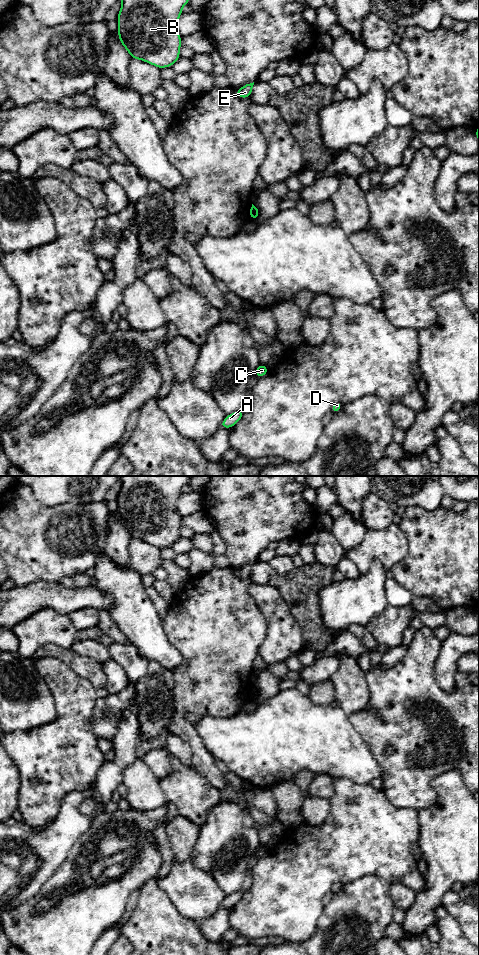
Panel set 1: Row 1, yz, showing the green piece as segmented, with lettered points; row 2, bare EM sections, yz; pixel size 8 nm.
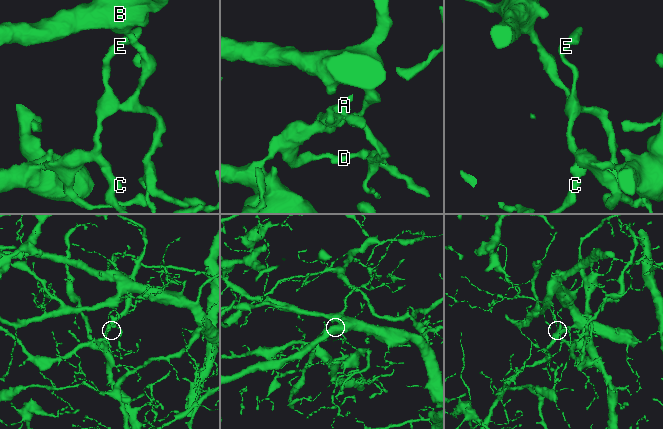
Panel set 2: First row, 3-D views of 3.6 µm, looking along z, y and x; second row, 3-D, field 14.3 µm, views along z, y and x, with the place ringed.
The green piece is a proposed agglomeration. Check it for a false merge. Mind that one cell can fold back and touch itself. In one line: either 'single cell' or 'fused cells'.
fused cells

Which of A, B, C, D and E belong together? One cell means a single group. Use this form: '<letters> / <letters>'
A C D E / B

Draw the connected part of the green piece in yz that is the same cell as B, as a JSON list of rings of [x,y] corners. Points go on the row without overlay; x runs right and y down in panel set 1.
[[[121,476],[122,485],[118,493],[118,515],[120,522],[131,538],[143,540],[160,549],[172,547],[180,538],[181,517],[177,501],[182,487],[191,476]]]

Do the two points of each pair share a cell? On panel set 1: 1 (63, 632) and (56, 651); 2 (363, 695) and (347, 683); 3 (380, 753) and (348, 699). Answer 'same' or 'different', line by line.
1: different
2: same
3: different

